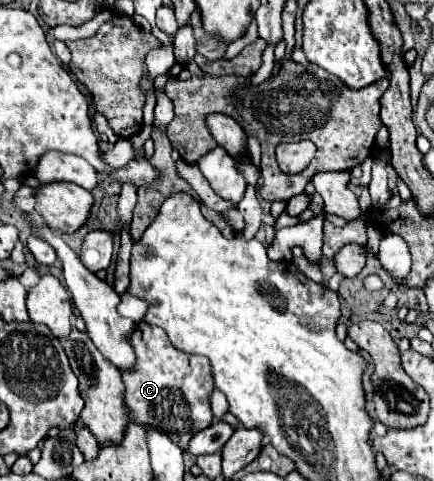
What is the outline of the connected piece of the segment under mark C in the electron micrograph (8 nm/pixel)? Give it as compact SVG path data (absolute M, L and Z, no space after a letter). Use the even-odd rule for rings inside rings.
M145 321L137 323L129 339L135 351L135 369L121 371L121 379L125 383L123 399L131 423L161 431L175 445L187 449L191 437L207 429L213 421L209 395L215 385L207 359L175 349L161 327L153 327Z

